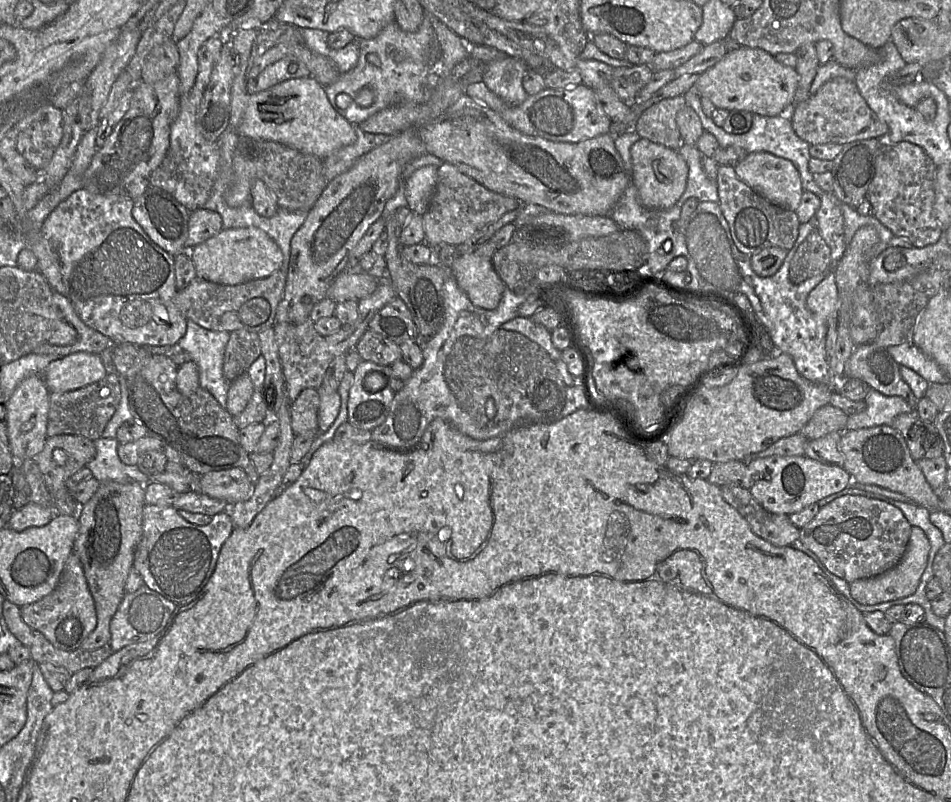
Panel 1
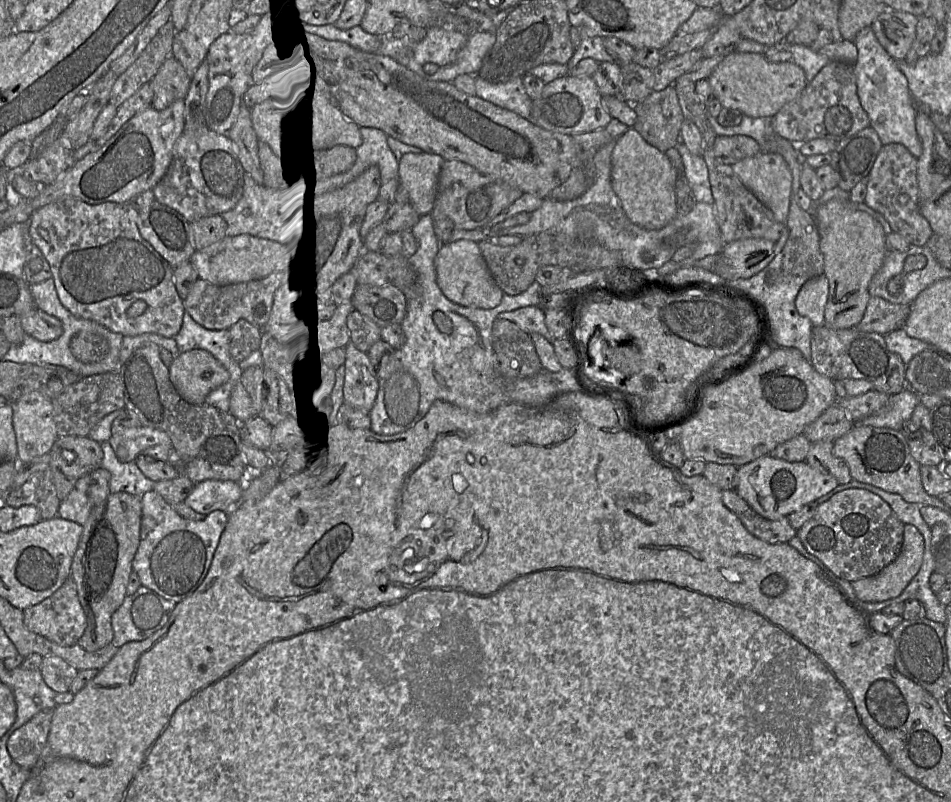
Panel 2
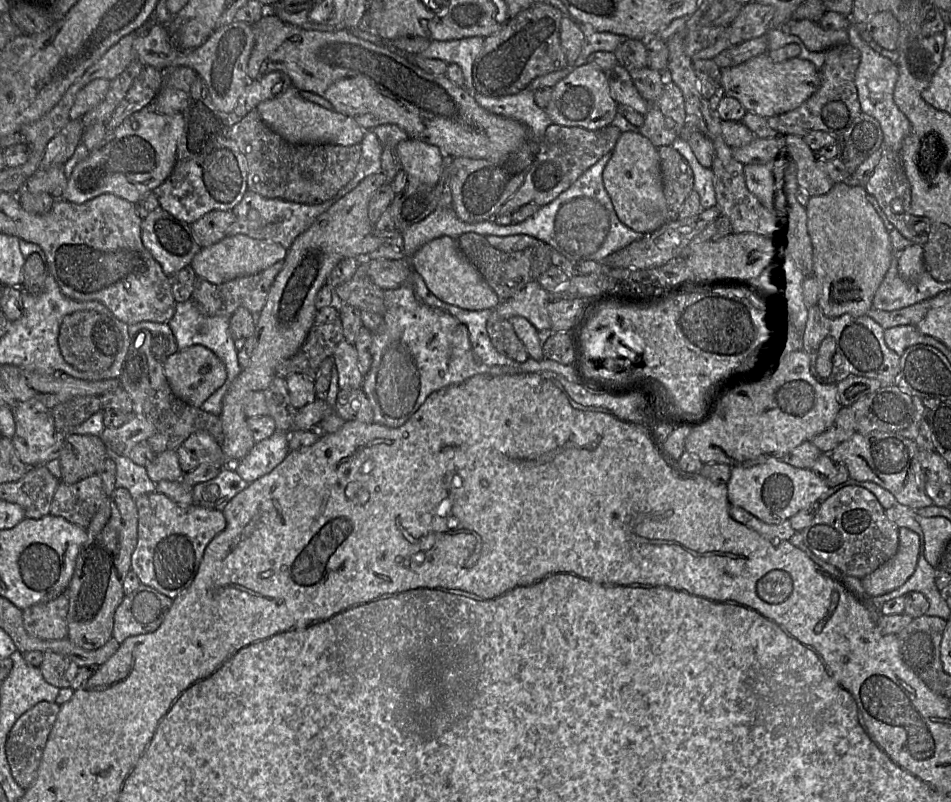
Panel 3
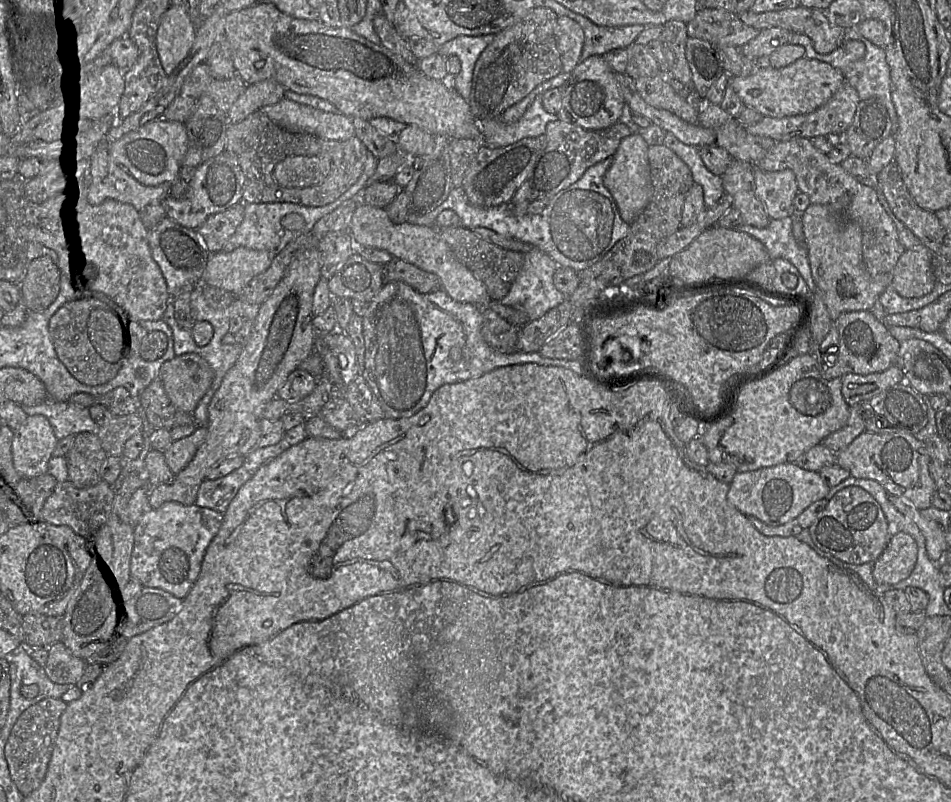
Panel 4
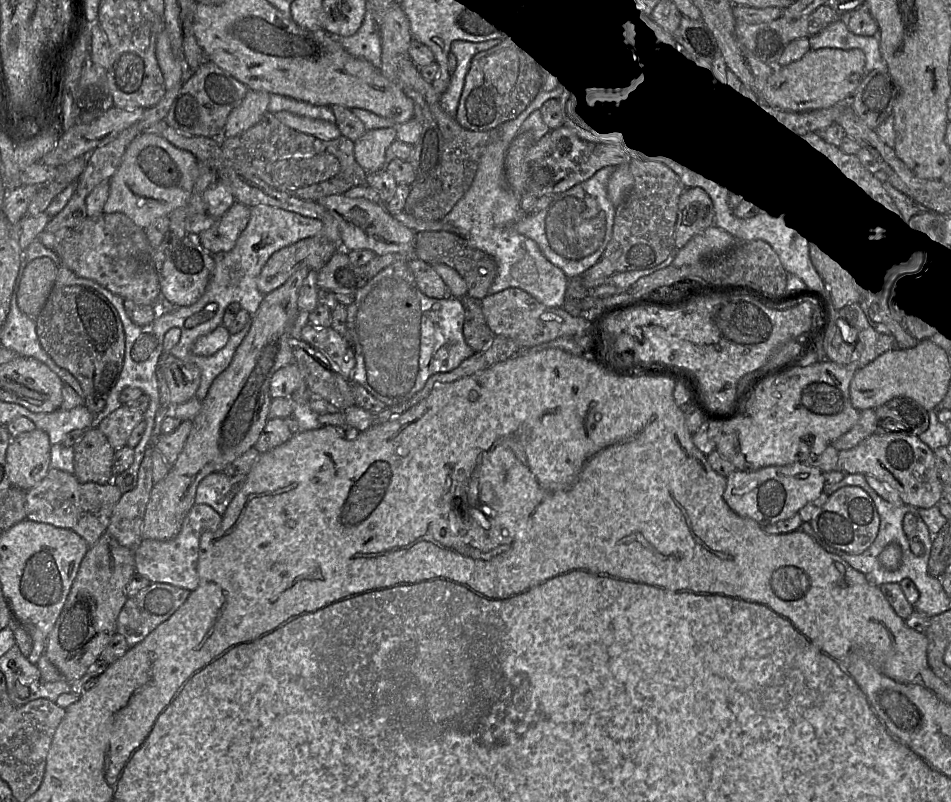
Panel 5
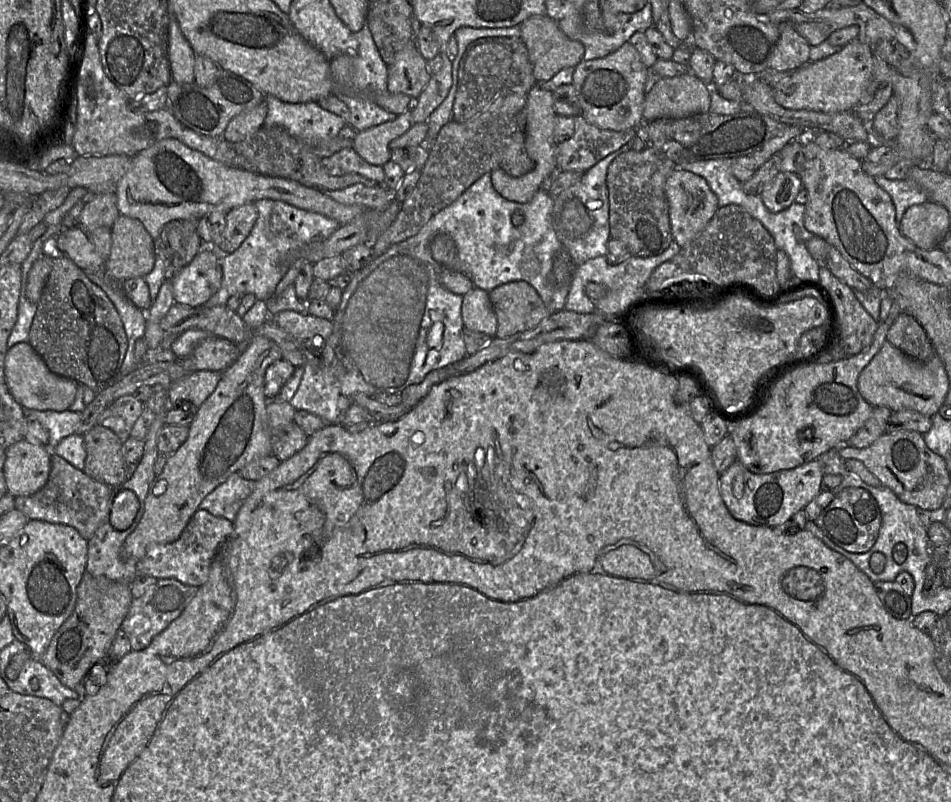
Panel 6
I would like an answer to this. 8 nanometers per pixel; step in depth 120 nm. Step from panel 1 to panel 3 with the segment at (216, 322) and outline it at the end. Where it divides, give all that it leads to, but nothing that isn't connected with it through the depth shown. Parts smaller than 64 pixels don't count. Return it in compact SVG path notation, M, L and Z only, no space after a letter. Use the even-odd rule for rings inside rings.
M281 260L258 273L237 277L222 284L213 284L202 278L197 278L191 299L199 312L205 316L227 316L230 318L239 307L246 308L257 316L265 305L269 289L283 264L284 260Z

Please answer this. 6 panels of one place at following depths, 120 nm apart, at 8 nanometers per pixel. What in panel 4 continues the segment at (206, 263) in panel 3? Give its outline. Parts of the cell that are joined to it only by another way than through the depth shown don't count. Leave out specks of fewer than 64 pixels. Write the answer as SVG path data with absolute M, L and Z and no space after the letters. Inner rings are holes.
M237 248L231 252L219 251L211 253L201 280L208 285L231 293L239 293L258 274L265 271L275 255L265 250Z

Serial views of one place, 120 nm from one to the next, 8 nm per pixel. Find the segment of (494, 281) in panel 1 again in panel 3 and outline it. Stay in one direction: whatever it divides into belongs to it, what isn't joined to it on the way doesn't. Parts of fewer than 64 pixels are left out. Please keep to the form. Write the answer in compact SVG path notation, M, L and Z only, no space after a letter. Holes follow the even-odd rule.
M449 236L424 244L409 258L409 262L413 270L422 276L431 292L448 304L471 311L495 308L500 304L498 295L462 254L456 240Z

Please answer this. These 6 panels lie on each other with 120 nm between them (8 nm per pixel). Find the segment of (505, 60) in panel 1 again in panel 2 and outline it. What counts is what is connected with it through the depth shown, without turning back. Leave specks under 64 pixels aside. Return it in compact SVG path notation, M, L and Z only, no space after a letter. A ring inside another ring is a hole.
M480 76L474 77L476 96L530 120L533 100L525 91L522 77L504 83L491 83Z

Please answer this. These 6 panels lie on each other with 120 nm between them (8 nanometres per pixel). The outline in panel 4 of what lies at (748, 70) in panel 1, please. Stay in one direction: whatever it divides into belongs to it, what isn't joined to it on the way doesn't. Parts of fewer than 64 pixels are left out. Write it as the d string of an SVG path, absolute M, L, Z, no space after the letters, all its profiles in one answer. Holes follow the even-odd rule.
M803 57L783 68L756 67L756 71L748 76L730 76L729 85L744 105L762 116L782 118L816 110L837 92L844 80L840 69L817 59Z

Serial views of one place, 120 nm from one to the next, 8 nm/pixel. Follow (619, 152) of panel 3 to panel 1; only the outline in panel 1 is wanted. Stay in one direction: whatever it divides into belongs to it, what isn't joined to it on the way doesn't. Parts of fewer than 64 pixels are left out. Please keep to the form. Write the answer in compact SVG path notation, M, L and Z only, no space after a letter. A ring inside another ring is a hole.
M640 138L631 147L630 177L640 203L650 209L671 208L685 191L688 165L677 150Z

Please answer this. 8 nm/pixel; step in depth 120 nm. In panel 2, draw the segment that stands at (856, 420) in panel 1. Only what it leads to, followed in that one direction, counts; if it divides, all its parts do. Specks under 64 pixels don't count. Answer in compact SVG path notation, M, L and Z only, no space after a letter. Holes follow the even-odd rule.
M906 388L898 394L890 395L885 410L880 410L875 415L871 415L855 423L862 426L901 431L903 424L911 419L918 403L920 403L919 395Z

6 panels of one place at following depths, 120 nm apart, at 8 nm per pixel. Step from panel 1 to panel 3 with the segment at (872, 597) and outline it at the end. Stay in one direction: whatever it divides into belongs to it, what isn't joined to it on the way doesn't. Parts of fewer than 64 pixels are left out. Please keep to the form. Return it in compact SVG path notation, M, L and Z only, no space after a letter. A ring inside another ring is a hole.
M899 528L896 553L860 579L866 594L871 597L880 596L904 584L916 568L918 554L918 535L908 528Z

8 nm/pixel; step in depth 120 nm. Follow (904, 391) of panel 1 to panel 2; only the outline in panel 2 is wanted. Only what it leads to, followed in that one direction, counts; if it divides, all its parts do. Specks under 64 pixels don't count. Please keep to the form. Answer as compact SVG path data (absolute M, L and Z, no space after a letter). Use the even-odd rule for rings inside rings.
M826 325L813 327L810 364L821 375L837 381L841 379L866 380L877 390L895 395L907 388L905 365L899 355L887 347L884 336L864 332L857 327L833 329Z

